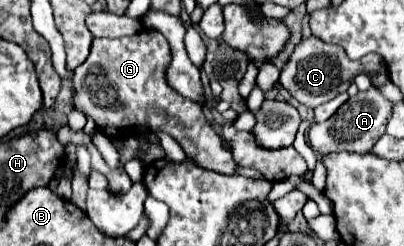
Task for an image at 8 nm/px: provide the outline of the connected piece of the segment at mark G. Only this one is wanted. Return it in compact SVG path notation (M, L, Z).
M143 29L131 37L121 39L93 39L91 53L85 63L73 71L77 89L75 107L95 119L99 131L113 139L127 139L131 135L147 135L163 131L171 135L187 155L197 155L199 167L231 175L235 171L233 157L223 149L219 135L207 123L203 109L173 91L167 83L167 67L171 63L169 41L151 29Z

